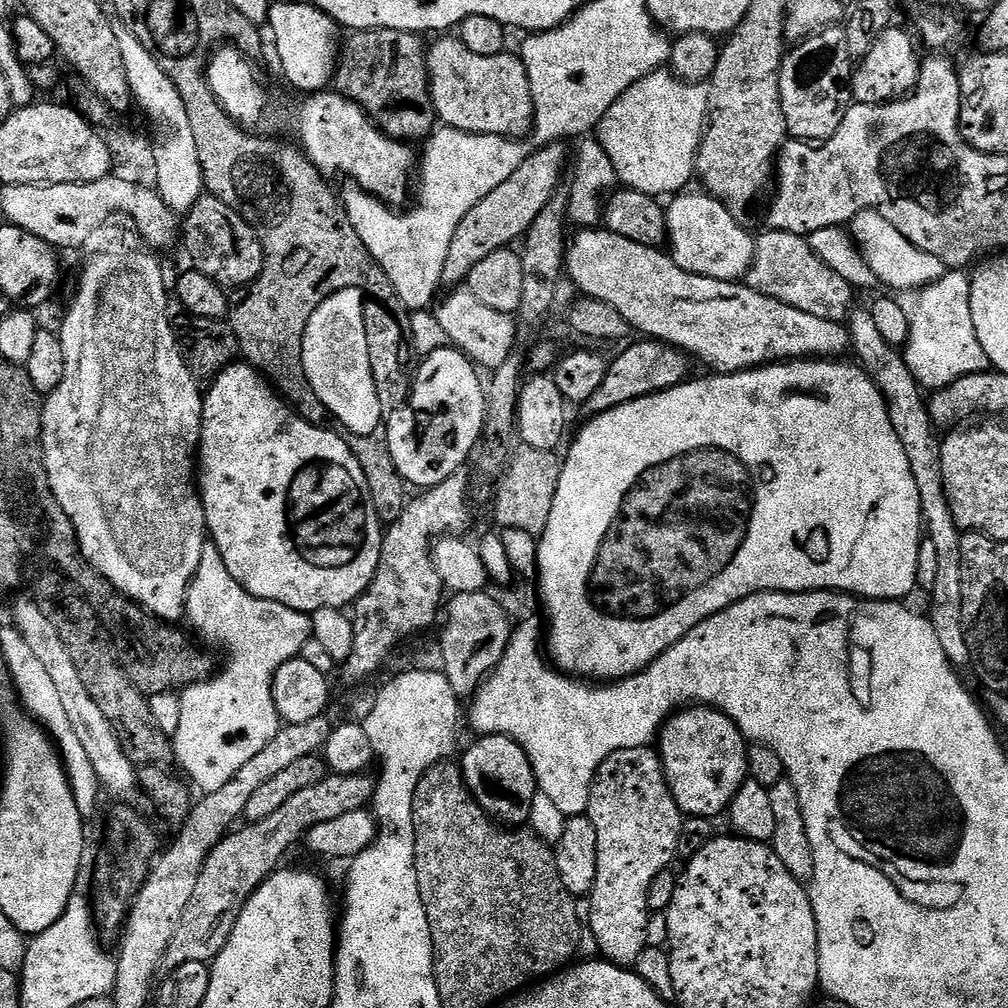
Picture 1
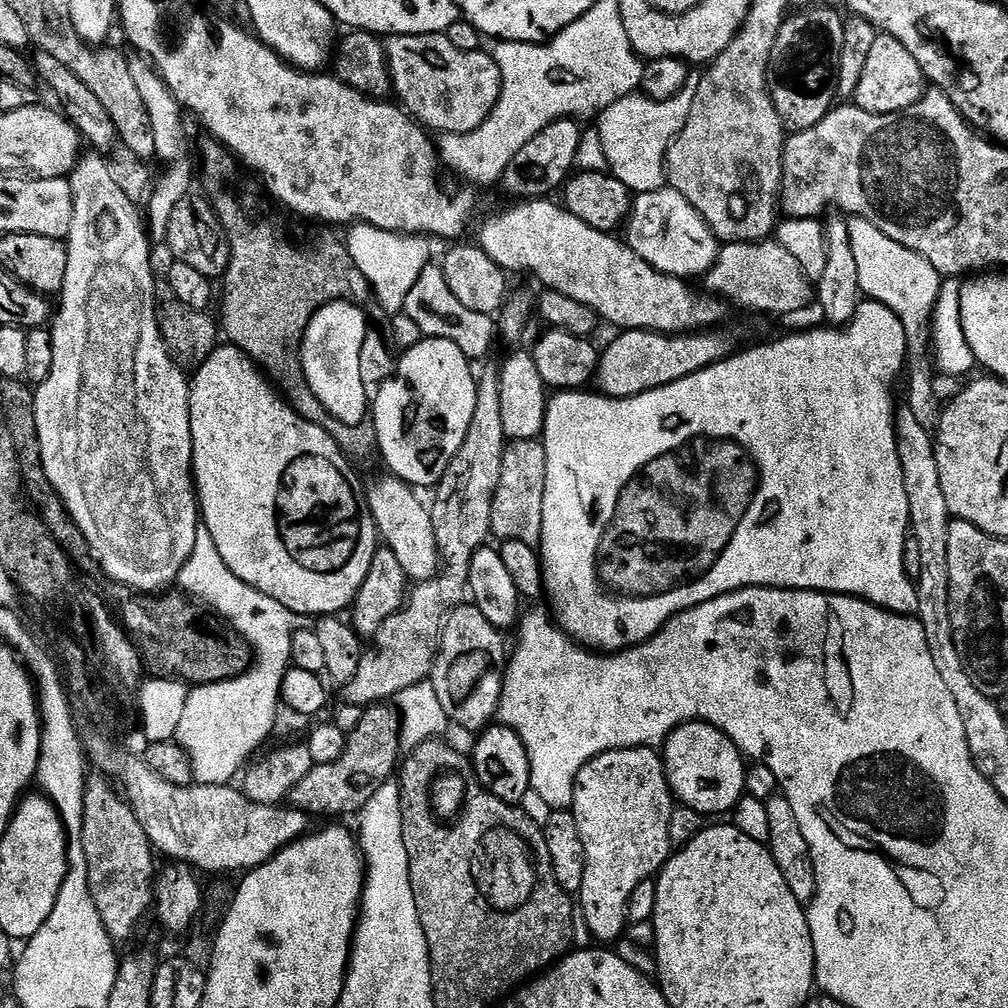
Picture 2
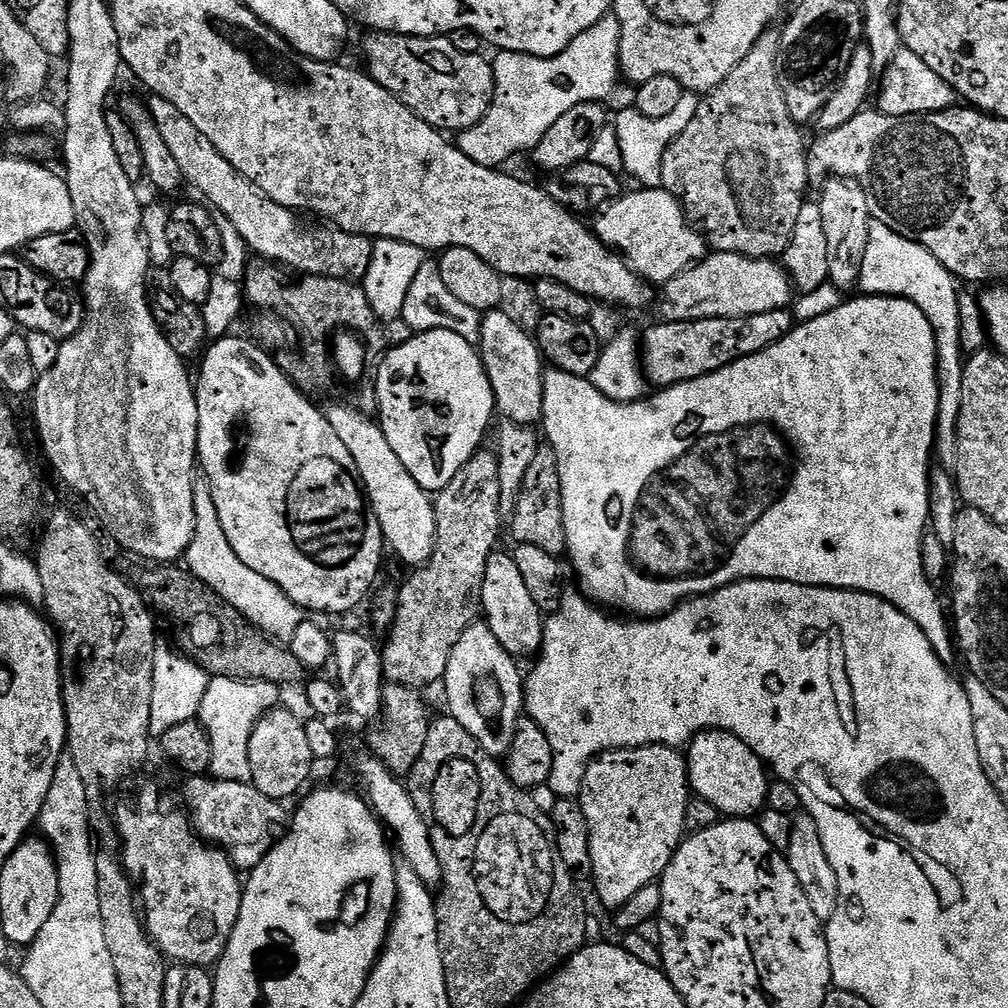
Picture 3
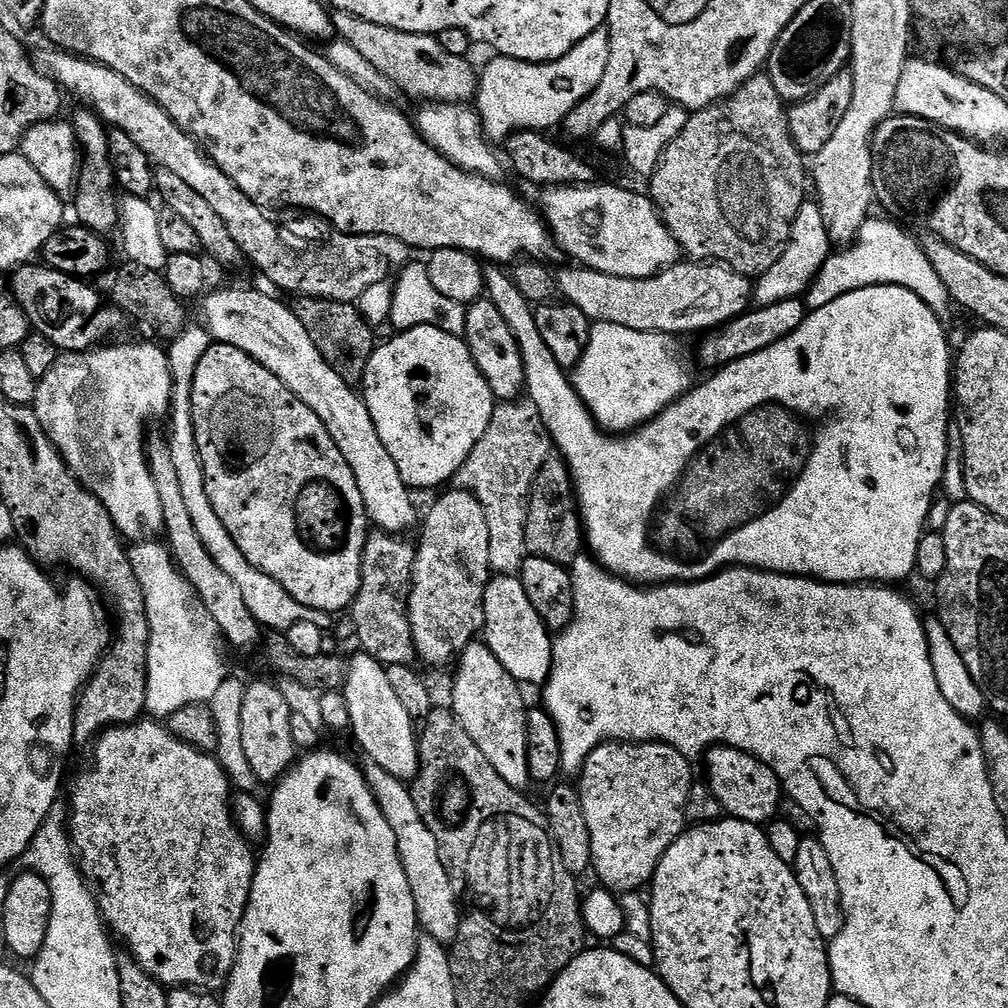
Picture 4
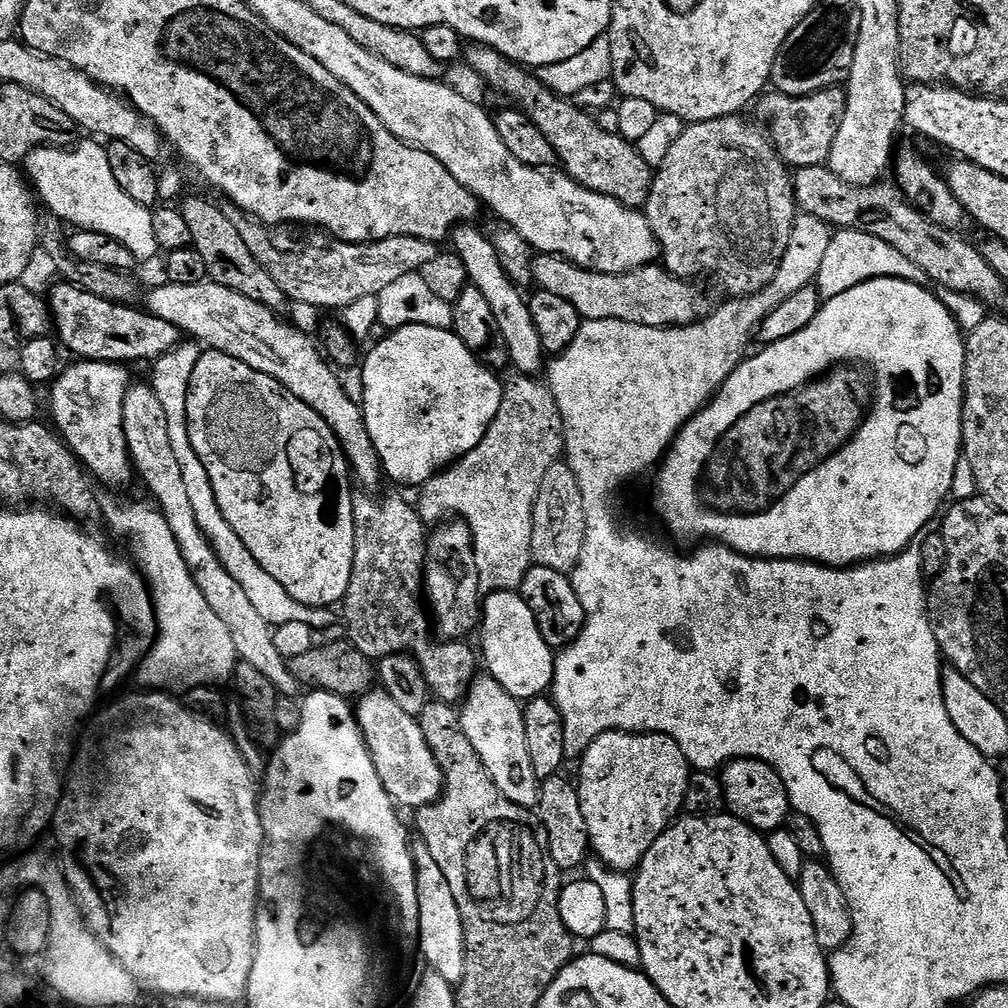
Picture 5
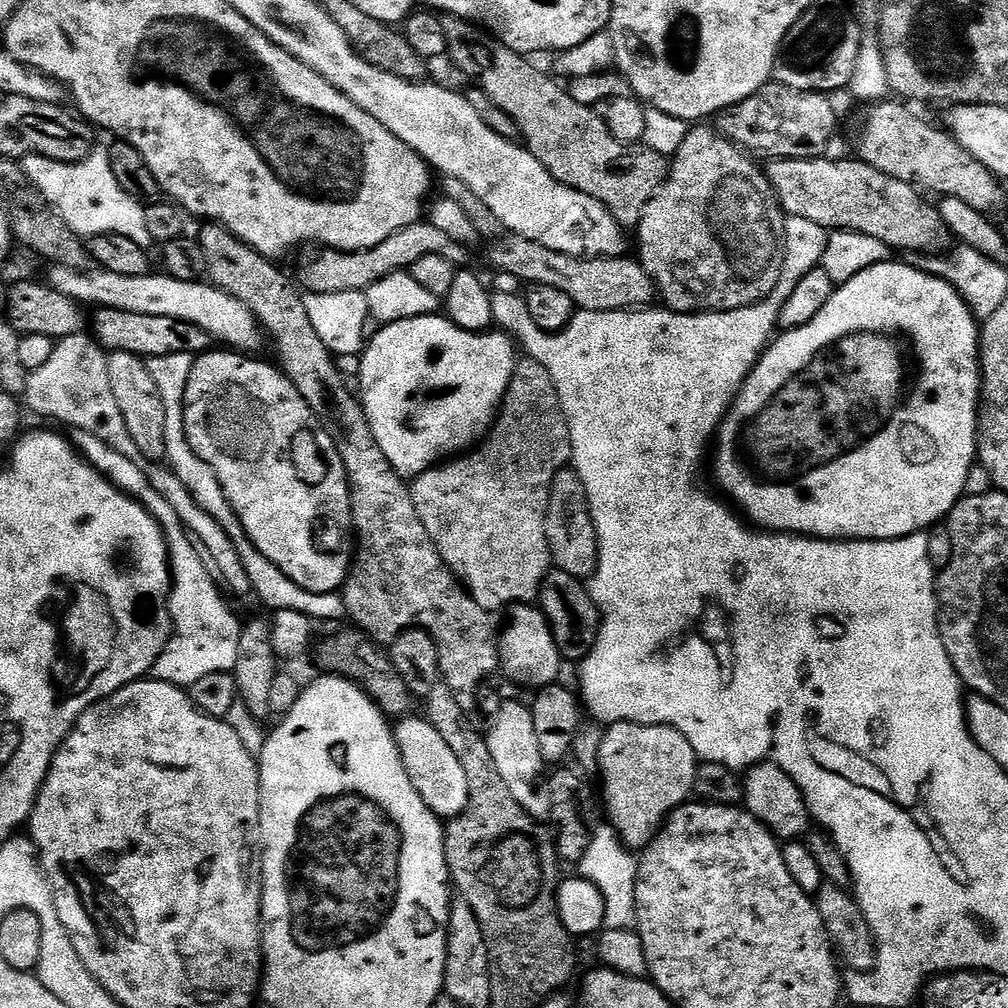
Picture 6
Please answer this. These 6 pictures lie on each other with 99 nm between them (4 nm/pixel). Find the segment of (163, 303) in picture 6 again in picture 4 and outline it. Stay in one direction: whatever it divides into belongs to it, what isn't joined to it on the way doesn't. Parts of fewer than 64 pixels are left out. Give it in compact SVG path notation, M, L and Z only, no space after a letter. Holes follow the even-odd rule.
M252 288L212 290L203 297L202 303L202 324L215 343L238 346L238 350L250 354L250 358L266 366L266 370L270 370L298 399L306 402L318 418L322 418L330 438L334 438L334 446L338 446L342 458L346 458L350 470L354 470L371 523L377 529L397 534L407 533L407 528L414 527L416 508L412 505L413 493L398 472L394 458L390 458L390 450L382 446L382 438L378 438L374 418L370 418L363 395L344 382L333 367L333 361L320 353L315 338L311 336L313 333L295 311L282 301Z

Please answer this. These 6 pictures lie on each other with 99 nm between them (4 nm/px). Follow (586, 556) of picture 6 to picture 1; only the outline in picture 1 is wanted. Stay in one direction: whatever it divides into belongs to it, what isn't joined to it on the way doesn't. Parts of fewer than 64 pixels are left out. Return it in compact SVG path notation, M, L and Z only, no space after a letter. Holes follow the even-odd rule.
M517 447L511 453L496 488L496 505L492 512L500 523L501 529L513 528L526 530L533 534L542 534L546 530L546 522L550 522L550 510L554 506L554 494L558 490L558 478L562 460L556 452L534 450Z

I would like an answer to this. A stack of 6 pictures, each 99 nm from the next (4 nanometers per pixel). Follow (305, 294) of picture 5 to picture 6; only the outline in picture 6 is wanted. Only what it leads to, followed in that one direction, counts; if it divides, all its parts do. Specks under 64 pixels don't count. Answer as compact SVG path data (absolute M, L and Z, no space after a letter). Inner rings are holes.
M421 222L406 226L402 230L398 230L398 234L386 238L386 242L382 242L378 246L367 248L361 252L338 252L334 248L320 250L320 253L316 256L316 260L308 260L301 266L298 284L301 289L307 290L308 292L317 292L318 294L364 292L370 286L374 286L374 282L386 278L392 272L411 270L414 262L418 262L418 258L426 258L426 254L438 254L438 258L446 258L446 262L457 266L464 266L467 265L464 263L468 260L468 252L469 249L465 245L454 242L449 236L442 234L442 230L438 230L438 226L434 226L430 222Z

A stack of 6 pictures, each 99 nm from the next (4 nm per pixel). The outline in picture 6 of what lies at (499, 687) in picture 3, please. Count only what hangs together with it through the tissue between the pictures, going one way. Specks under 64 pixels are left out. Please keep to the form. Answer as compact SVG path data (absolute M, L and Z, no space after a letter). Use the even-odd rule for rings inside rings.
M516 700L502 705L492 729L486 732L486 739L490 758L494 758L494 766L498 766L498 774L502 774L502 782L506 782L514 802L518 802L518 806L525 808L535 820L551 821L550 790L547 779L542 778L546 772L546 765L542 758L542 750L538 750L538 734L534 734L531 707L527 703L519 704Z

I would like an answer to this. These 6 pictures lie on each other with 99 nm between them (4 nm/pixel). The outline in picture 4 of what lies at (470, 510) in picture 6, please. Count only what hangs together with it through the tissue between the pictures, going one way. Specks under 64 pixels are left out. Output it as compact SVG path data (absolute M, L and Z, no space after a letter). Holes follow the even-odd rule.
M527 398L505 400L493 407L486 434L478 438L478 446L470 450L466 462L456 471L455 487L472 492L484 507L490 530L489 566L493 573L516 574L524 565L528 552L528 498L532 495L538 470L542 470L542 462L546 462L553 452L552 435L535 404Z

